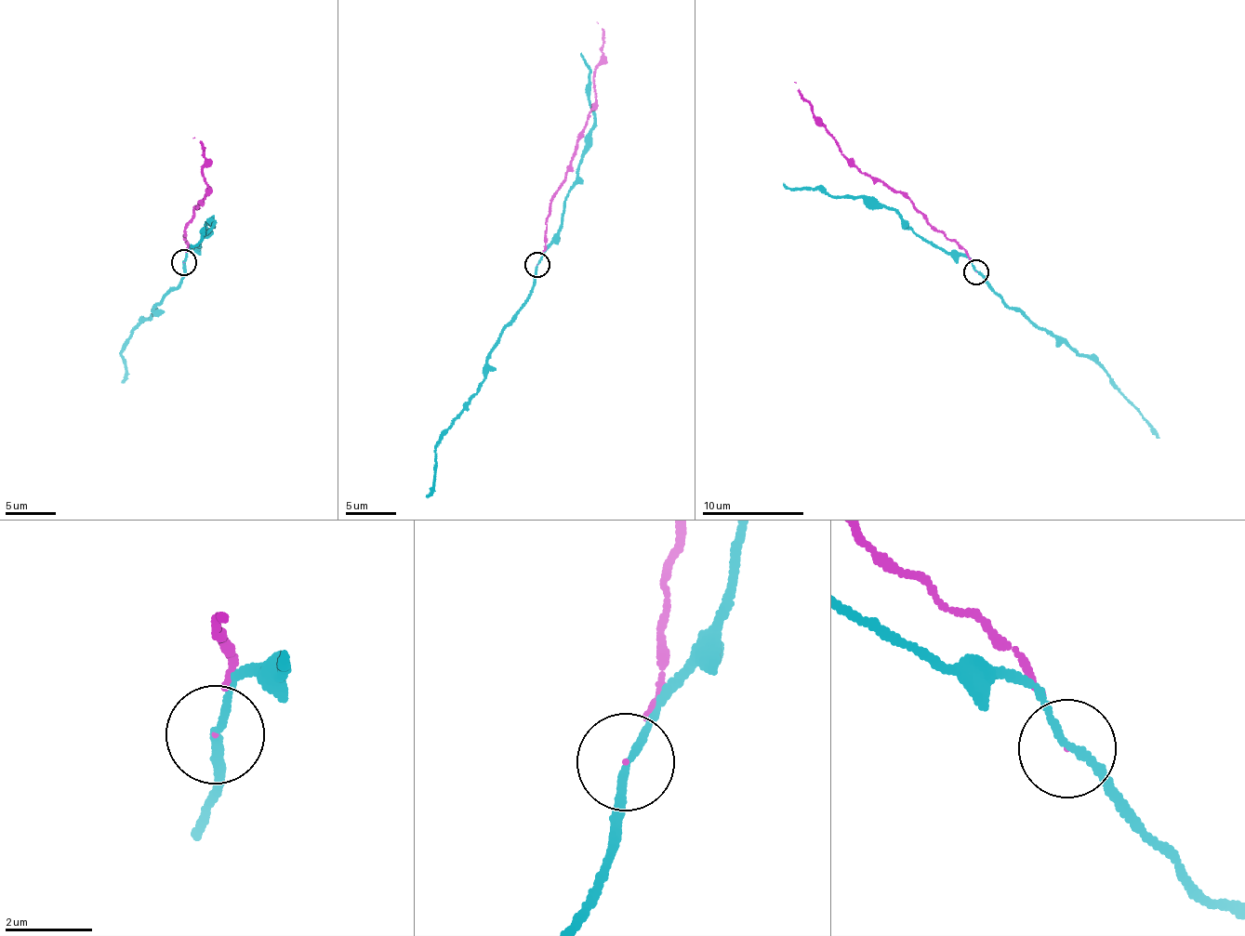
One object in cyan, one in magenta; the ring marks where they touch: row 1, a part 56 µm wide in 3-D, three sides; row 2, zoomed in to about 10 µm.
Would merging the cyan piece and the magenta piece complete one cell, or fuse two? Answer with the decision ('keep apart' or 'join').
keep apart

